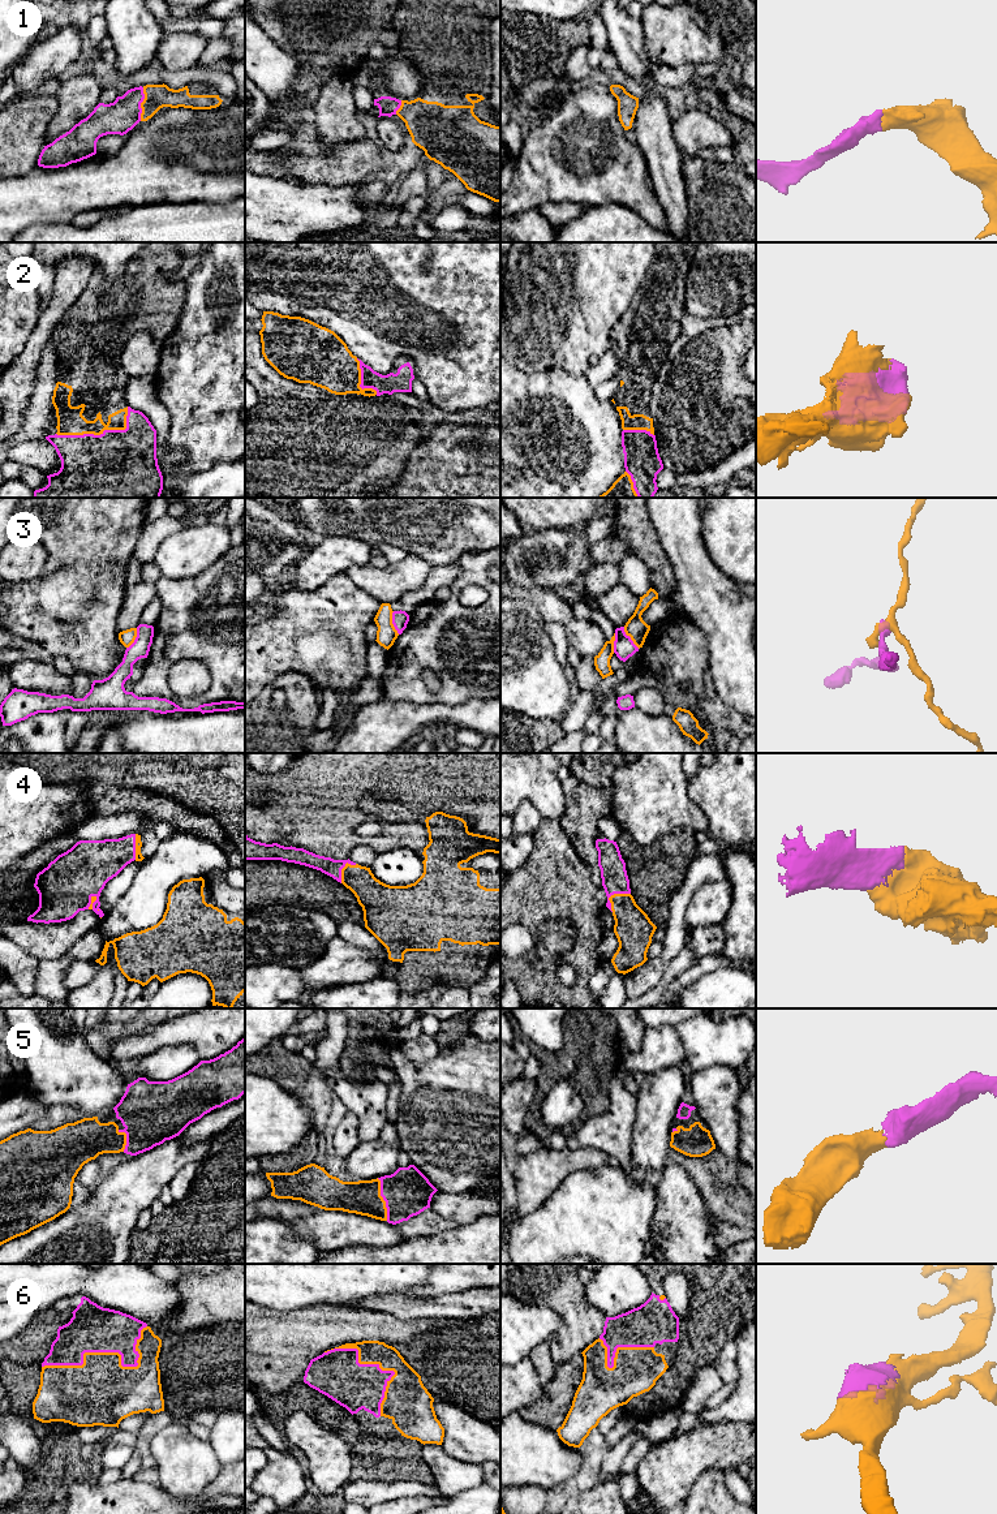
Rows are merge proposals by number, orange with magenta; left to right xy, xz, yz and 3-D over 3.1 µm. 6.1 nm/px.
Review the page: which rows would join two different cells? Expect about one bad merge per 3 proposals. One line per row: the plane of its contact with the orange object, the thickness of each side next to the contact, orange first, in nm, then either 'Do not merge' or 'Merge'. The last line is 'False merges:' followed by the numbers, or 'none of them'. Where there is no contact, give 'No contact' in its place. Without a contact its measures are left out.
1: Touches orange in xy. Thickness 150 nm (orange) against 200 nm. Merge
2: Touches orange in xy. Thickness 160 nm (orange) against 480 nm. Merge
3: Touches orange in xz. Thickness 130 nm (orange) against 100 nm. Do not merge
4: Touches orange in yz. Thickness 240 nm (orange) against 160 nm. Merge
5: Touches orange in xz. Thickness 220 nm (orange) against 300 nm. Merge
6: Touches orange in xy. Thickness 420 nm (orange) against 280 nm. Merge
False merges: 3

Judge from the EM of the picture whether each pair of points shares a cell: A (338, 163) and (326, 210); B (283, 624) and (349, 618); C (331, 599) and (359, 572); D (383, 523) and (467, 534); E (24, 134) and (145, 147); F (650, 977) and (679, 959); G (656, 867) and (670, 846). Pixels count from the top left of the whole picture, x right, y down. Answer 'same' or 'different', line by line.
A: different
B: same
C: different
D: same
E: different
F: different
G: same

